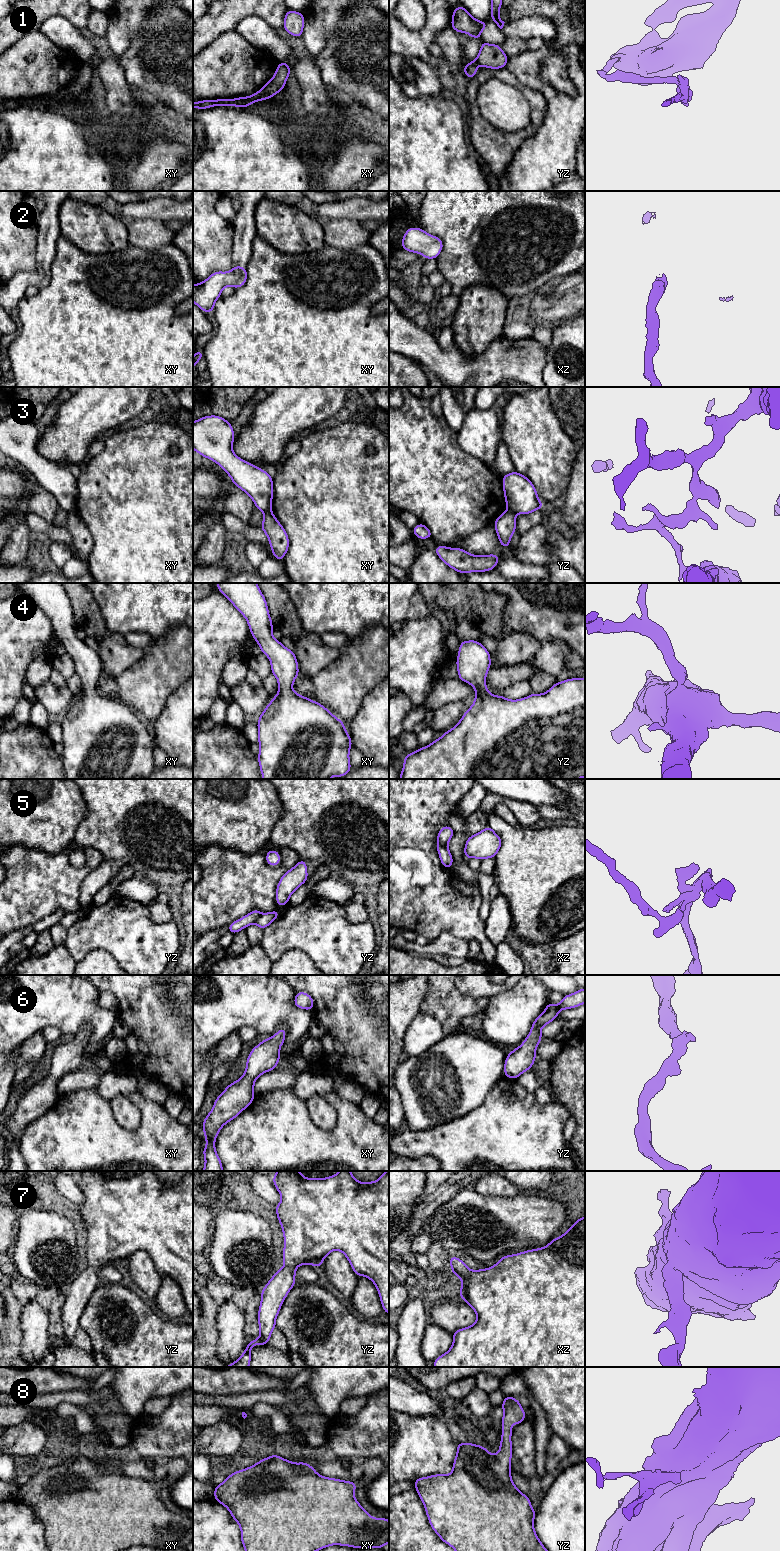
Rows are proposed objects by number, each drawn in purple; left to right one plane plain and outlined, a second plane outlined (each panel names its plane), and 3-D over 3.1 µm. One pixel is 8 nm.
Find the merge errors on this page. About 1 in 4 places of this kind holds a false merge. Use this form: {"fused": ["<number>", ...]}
{"fused": ["3", "5"]}

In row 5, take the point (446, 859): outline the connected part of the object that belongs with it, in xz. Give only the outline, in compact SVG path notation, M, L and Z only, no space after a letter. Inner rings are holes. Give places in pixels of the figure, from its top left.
M437 843L436 847L437 847L439 857L440 857L441 864L445 868L451 869L453 865L453 858L449 849L447 847L444 847L440 843Z

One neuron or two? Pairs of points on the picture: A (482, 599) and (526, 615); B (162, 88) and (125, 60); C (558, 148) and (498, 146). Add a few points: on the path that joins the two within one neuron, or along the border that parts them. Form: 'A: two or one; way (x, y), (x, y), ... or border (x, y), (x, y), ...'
A: two; border (498, 593), (506, 597), (503, 610), (505, 626)
B: one; way (153, 79), (134, 61)
C: two; border (535, 132), (522, 141), (506, 168)

